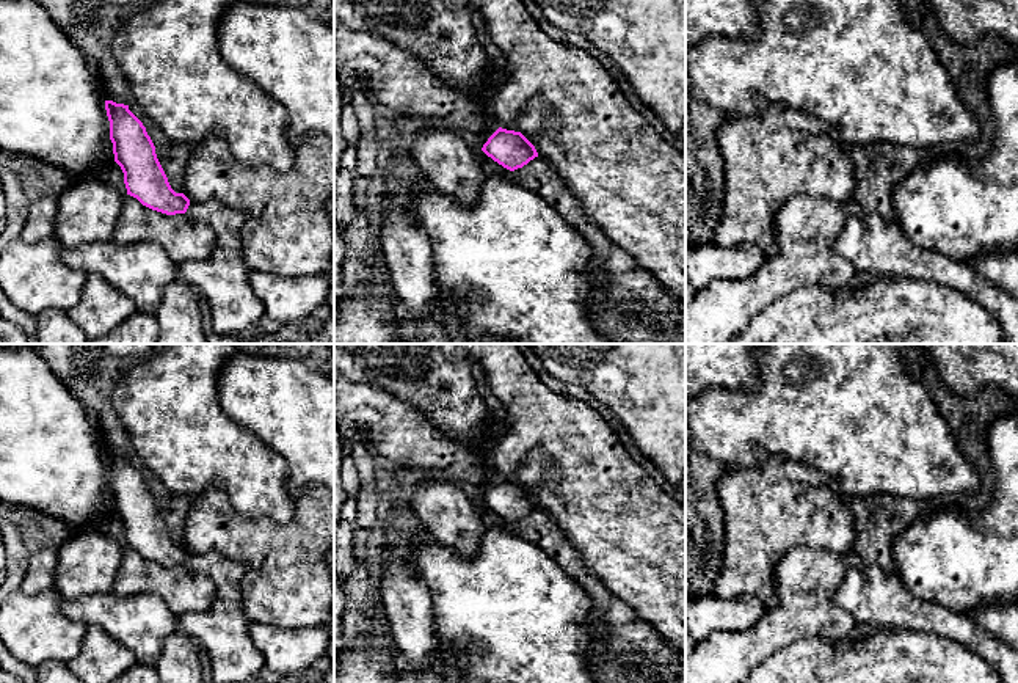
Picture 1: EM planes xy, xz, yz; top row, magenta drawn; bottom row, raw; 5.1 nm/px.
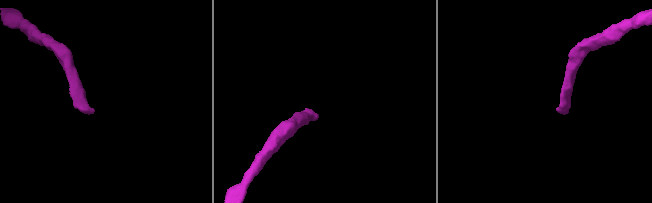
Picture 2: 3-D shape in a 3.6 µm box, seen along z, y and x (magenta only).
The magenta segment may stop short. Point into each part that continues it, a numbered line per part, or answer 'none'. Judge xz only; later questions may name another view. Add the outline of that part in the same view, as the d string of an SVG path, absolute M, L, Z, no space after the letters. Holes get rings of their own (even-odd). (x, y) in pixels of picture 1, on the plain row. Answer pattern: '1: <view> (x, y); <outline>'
1: xz (538, 467); M533 449L518 480L529 490L540 487L546 477L558 477L554 462L541 449Z

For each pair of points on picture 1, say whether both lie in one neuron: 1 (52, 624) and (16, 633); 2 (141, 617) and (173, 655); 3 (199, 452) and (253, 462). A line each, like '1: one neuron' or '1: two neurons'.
1: one neuron
2: two neurons
3: one neuron

